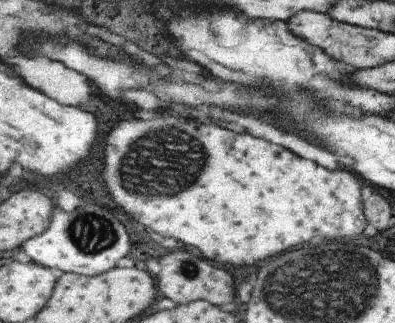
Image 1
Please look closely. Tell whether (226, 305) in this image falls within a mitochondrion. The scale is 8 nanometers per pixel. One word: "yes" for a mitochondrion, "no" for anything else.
no

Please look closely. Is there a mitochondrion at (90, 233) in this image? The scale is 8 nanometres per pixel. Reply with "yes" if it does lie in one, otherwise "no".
yes

